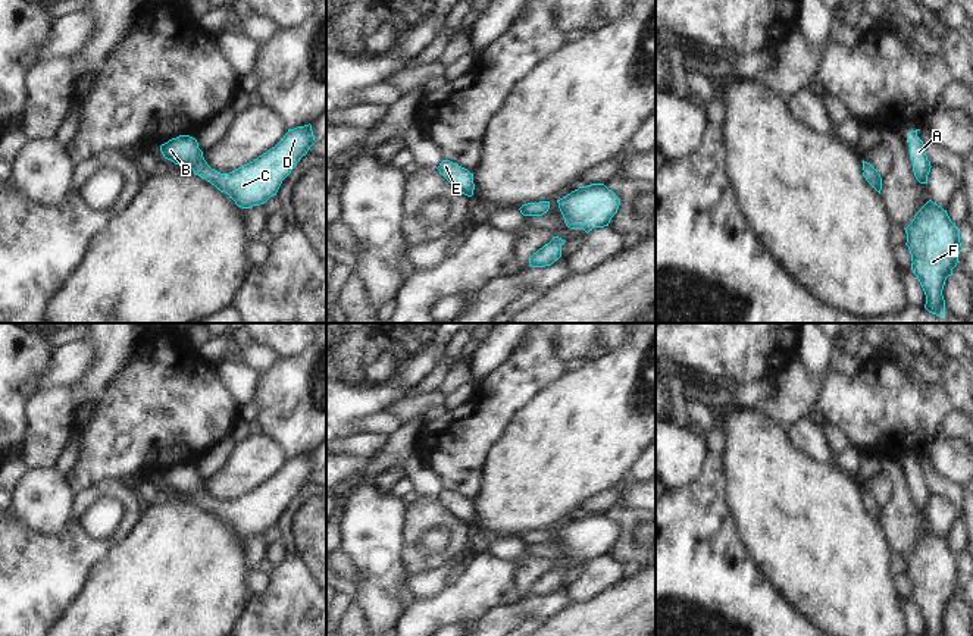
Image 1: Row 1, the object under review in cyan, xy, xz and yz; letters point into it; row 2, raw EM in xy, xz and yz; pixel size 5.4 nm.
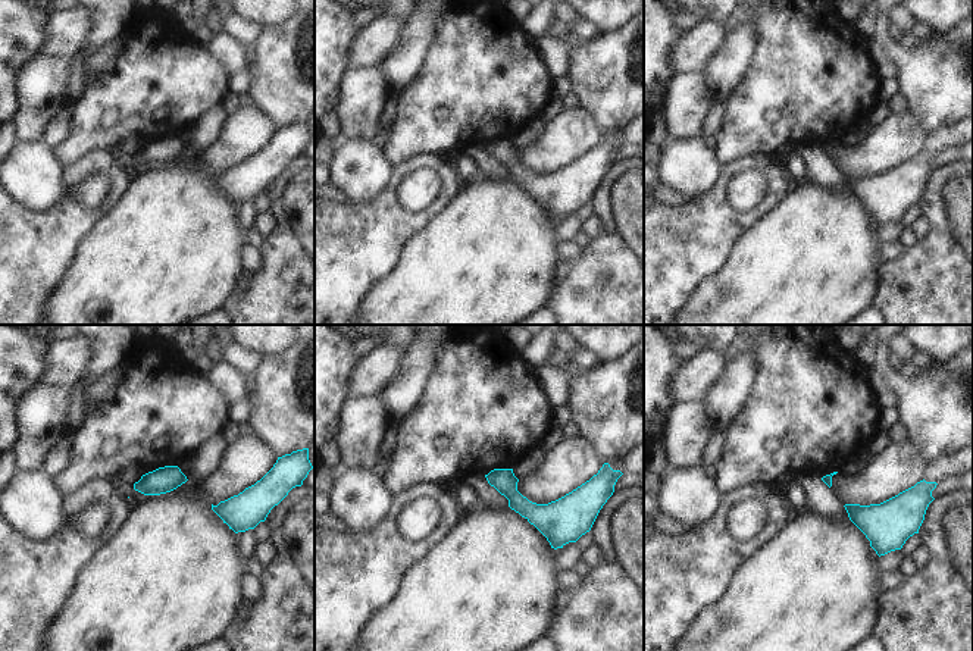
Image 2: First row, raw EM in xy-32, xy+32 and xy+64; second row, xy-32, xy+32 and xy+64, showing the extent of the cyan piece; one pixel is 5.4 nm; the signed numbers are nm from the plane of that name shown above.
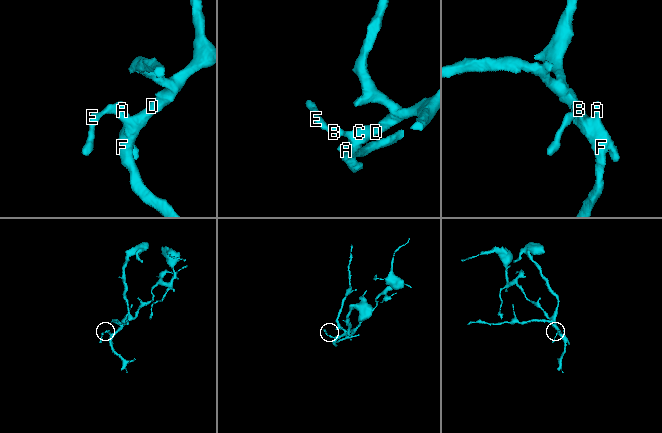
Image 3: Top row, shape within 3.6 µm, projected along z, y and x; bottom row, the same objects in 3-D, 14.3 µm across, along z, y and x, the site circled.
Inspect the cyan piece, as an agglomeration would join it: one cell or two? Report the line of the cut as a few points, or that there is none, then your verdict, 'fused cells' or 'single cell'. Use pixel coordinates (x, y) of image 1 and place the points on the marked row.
no cut | single cell

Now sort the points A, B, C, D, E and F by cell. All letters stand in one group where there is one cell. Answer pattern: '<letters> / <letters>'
A B C D E F

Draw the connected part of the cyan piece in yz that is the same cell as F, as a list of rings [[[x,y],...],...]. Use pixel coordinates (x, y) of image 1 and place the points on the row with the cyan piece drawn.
[[[929,200],[904,228],[905,245],[911,254],[911,270],[924,295],[924,308],[936,316],[945,314],[942,289],[963,250],[960,229],[951,222],[947,210]]]

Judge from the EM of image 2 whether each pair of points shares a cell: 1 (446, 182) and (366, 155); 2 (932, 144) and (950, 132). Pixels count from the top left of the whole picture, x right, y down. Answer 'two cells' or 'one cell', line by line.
1: two cells
2: one cell

